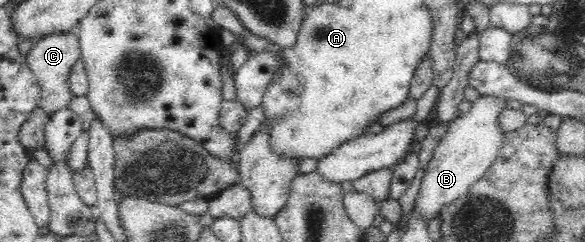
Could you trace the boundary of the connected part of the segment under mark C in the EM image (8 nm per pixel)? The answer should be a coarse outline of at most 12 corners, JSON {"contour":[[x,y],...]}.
{"contour":[[77,27],[39,36],[26,57],[47,114],[74,97]]}

